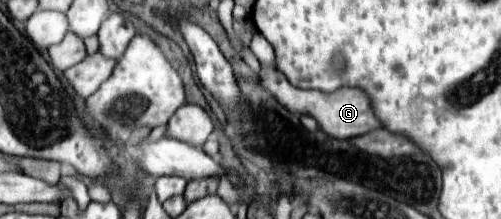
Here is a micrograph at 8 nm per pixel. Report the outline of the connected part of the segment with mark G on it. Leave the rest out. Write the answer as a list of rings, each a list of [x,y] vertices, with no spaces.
[[[261,65],[261,71],[259,71],[259,85],[263,85],[265,91],[269,91],[275,97],[275,101],[279,101],[291,113],[313,117],[319,123],[321,131],[335,139],[351,139],[351,137],[357,137],[357,135],[363,135],[363,133],[369,133],[369,131],[381,127],[381,123],[377,121],[377,117],[371,111],[369,97],[361,89],[343,87],[333,93],[325,93],[325,91],[317,91],[317,89],[297,89],[285,79],[285,75],[281,71],[265,69],[265,65]]]

